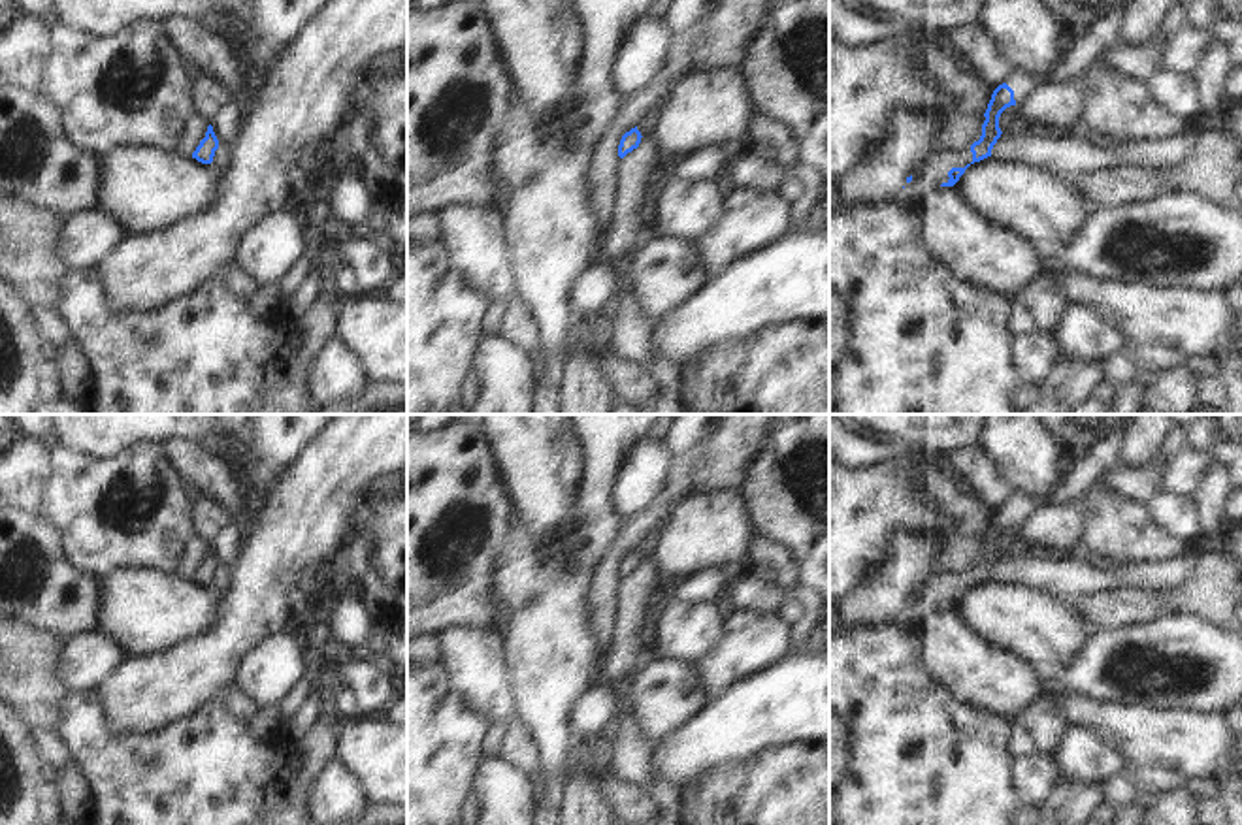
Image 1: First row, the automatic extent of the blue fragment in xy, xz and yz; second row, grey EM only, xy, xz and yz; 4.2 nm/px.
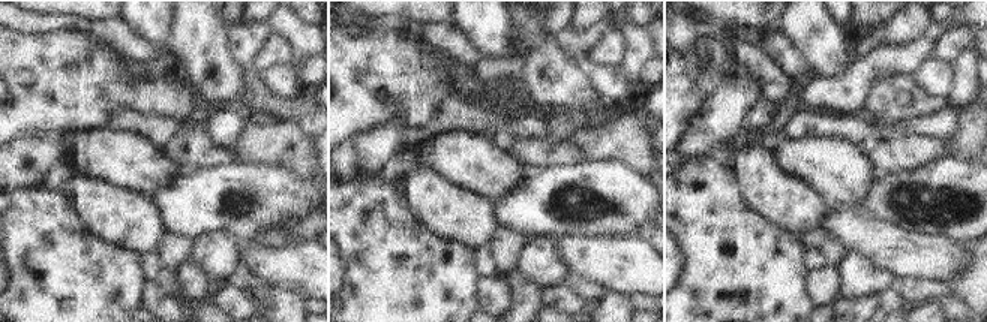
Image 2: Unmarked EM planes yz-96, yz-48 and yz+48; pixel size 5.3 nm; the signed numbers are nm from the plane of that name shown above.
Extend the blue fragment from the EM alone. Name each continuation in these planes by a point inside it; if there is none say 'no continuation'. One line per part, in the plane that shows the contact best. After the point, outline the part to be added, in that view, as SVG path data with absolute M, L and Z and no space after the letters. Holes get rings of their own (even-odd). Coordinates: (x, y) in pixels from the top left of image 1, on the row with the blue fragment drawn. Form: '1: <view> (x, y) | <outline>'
1: yz (1080, 51) | M1121 0L1095 15L1084 36L1074 36L1065 43L1061 58L1050 72L1035 73L1018 68L1005 81L1014 90L1016 105L1048 81L1078 77L1106 47L1116 45L1127 8L1129 0Z
2: yz (939, 162) | M933 149L920 171L912 175L912 181L905 185L901 192L901 205L905 209L922 211L925 198L939 190L942 183L948 183L948 171L952 168L965 168L972 162L971 149Z

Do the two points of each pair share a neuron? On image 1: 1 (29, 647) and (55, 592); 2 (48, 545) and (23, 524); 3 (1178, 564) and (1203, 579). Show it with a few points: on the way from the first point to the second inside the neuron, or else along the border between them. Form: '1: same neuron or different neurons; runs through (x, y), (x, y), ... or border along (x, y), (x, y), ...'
1: different neurons; border along (19, 616), (57, 633), (65, 641)
2: same neuron; runs through (42, 543), (29, 530)
3: different neurons; border along (1195, 556), (1195, 562), (1178, 581), (1154, 588)

